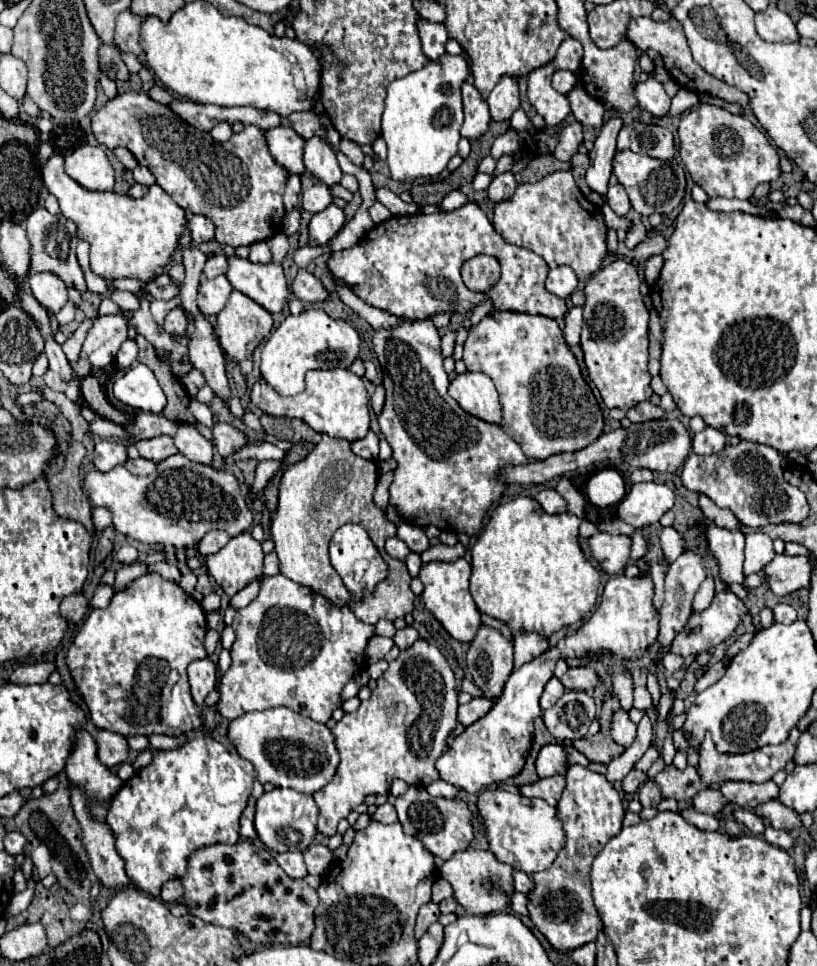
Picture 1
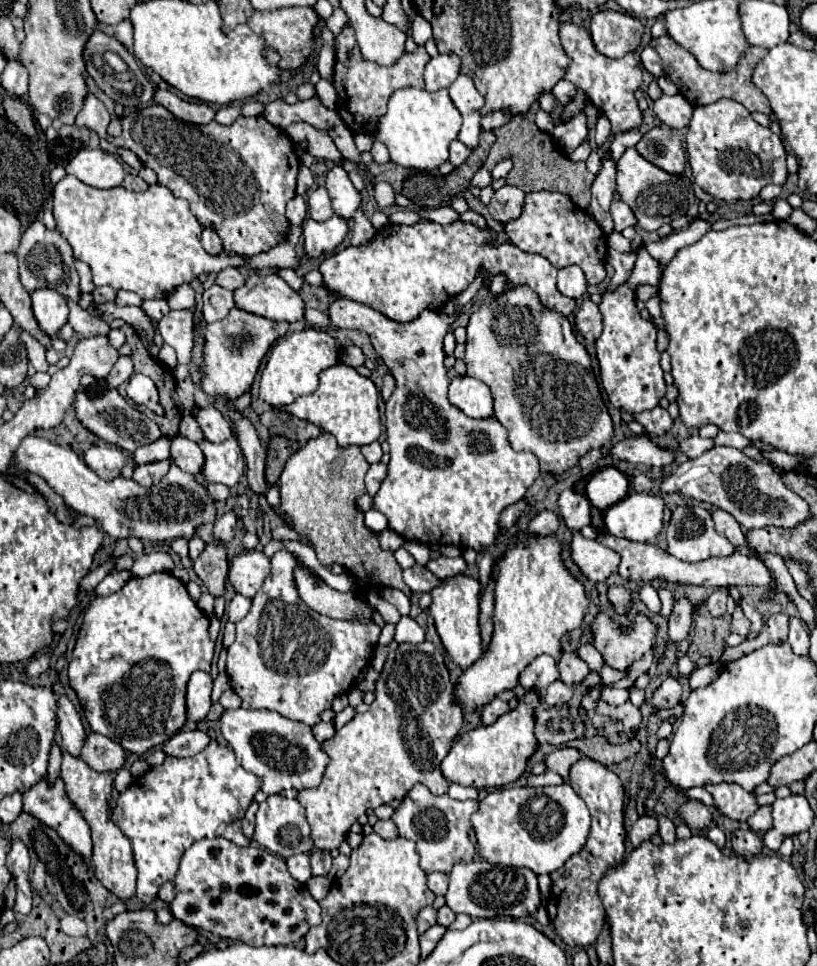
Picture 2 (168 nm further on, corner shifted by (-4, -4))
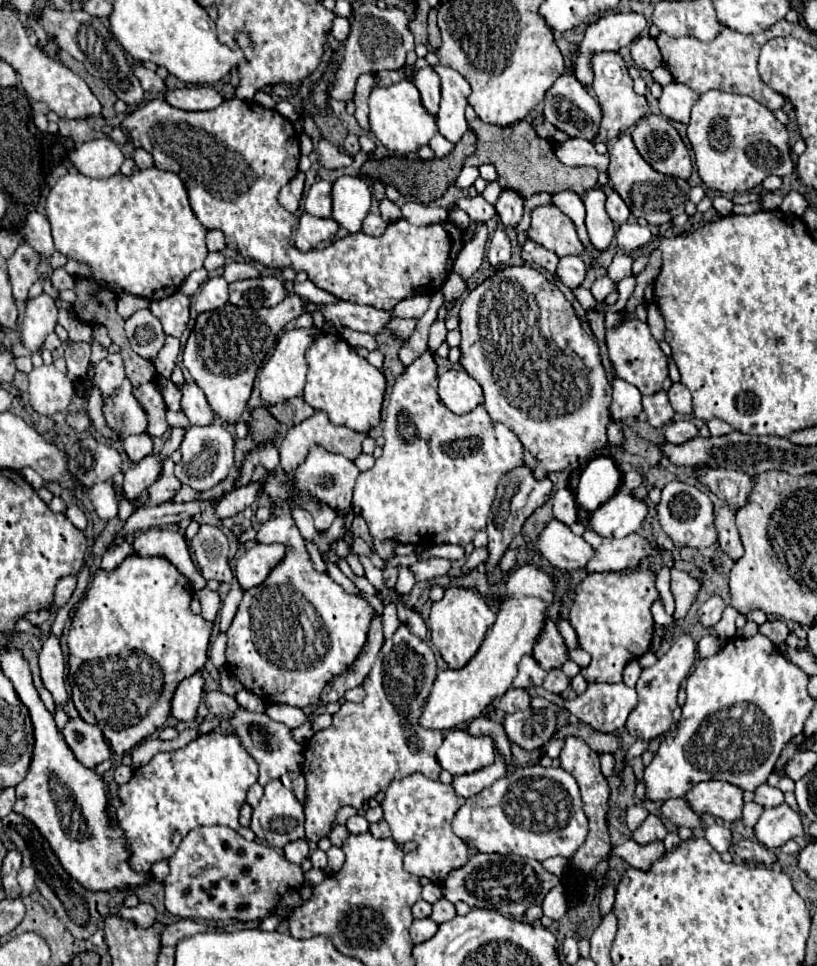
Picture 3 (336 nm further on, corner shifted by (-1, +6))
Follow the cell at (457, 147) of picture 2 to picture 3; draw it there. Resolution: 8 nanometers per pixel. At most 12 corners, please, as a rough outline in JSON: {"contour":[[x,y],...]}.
{"contour":[[443,135],[433,137],[429,147],[437,157],[449,155],[455,145]]}

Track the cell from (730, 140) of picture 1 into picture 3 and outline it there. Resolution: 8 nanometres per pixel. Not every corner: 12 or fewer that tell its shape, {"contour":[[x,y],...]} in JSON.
{"contour":[[711,89],[687,137],[701,181],[749,191],[793,173],[787,129]]}

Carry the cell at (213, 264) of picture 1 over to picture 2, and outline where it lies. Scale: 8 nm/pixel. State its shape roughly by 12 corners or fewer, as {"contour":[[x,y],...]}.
{"contour":[[236,267],[218,273],[216,283],[236,291],[246,283],[246,277]]}

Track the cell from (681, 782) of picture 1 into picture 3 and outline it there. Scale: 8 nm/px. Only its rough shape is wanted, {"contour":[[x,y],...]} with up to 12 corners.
{"contour":[[725,781],[697,783],[685,801],[695,813],[741,819],[743,791]]}

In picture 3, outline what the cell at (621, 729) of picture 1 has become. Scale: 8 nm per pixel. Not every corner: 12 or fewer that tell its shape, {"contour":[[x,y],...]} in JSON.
{"contour":[[651,569],[591,573],[569,621],[591,655],[581,675],[621,683],[649,651]]}

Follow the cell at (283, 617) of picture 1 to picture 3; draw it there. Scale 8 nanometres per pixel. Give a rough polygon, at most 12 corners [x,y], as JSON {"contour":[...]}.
{"contour":[[253,469],[287,553],[245,591],[227,667],[267,703],[317,705],[375,609],[313,567],[287,483]]}

